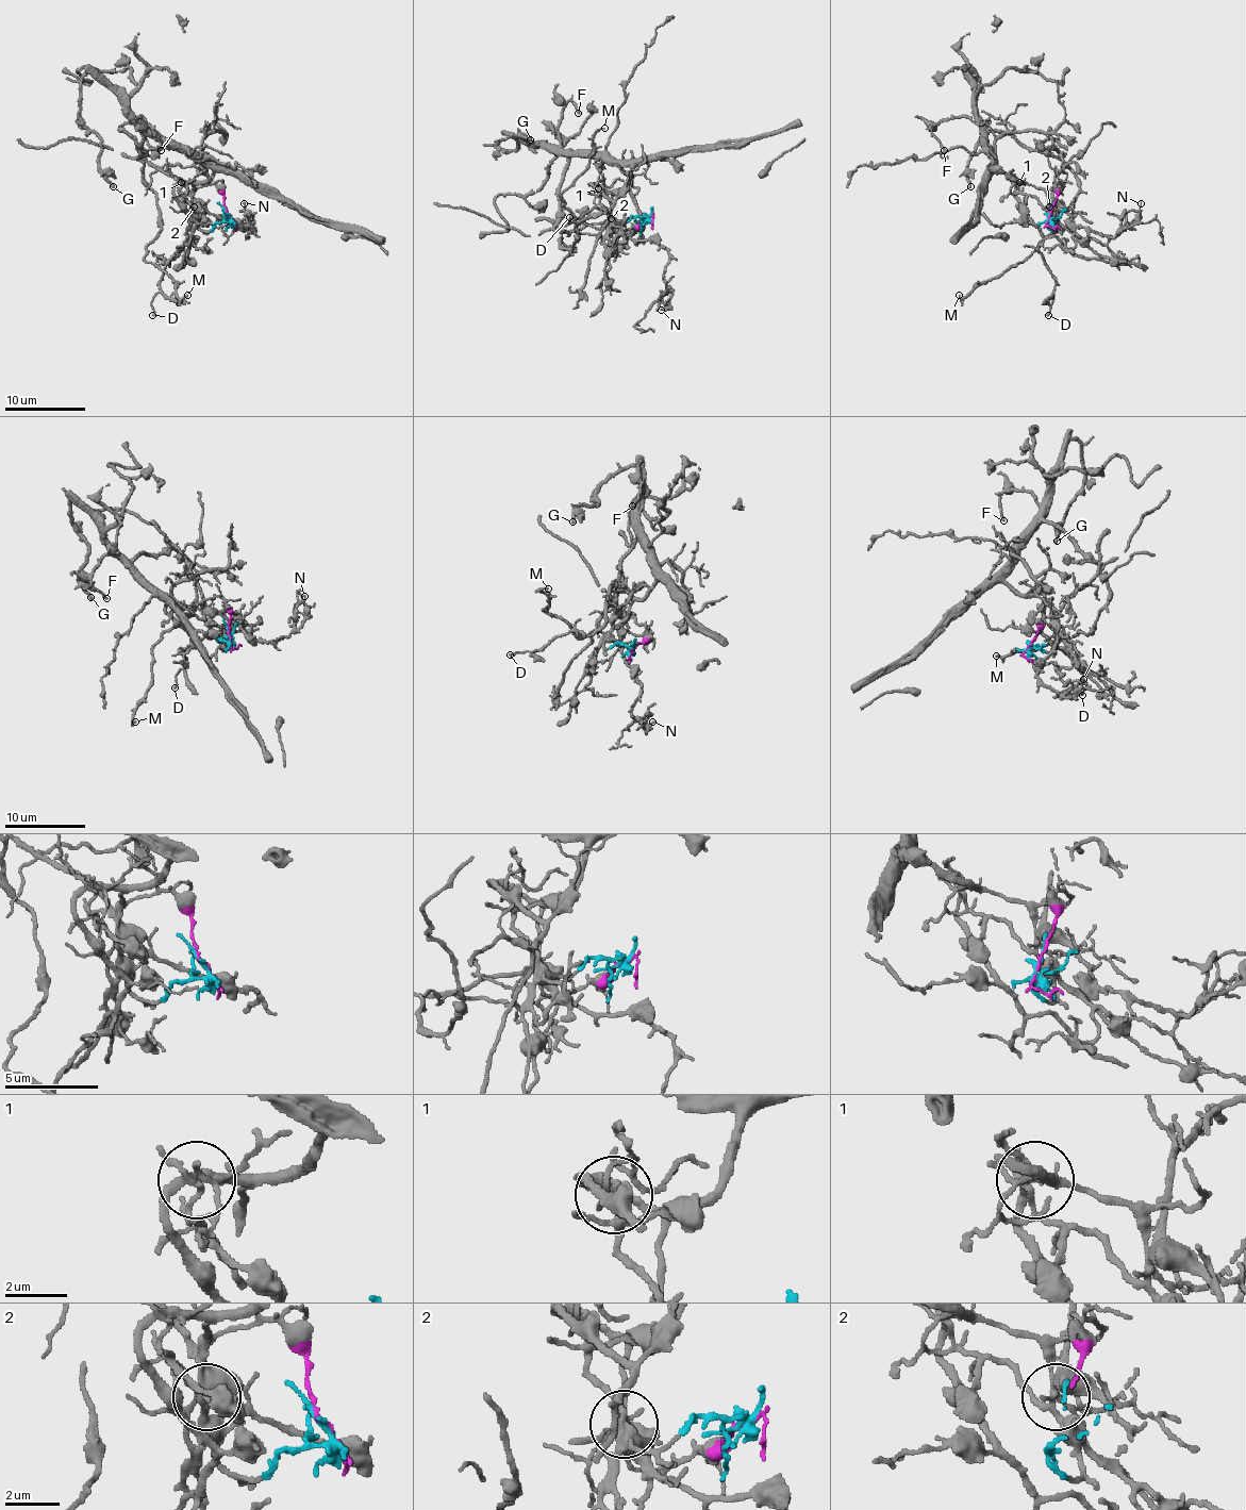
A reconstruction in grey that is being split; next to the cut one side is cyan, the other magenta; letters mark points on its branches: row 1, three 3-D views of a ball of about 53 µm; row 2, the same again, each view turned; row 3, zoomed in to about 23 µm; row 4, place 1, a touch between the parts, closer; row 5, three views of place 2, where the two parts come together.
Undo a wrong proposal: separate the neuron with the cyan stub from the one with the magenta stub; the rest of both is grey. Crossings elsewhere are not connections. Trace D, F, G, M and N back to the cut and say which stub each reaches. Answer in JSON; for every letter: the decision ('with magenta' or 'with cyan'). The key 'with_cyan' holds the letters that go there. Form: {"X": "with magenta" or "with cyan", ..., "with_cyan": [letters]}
{"D": "with magenta", "F": "with magenta", "G": "with magenta", "M": "with magenta", "N": "with cyan", "with_cyan": ["N"]}

